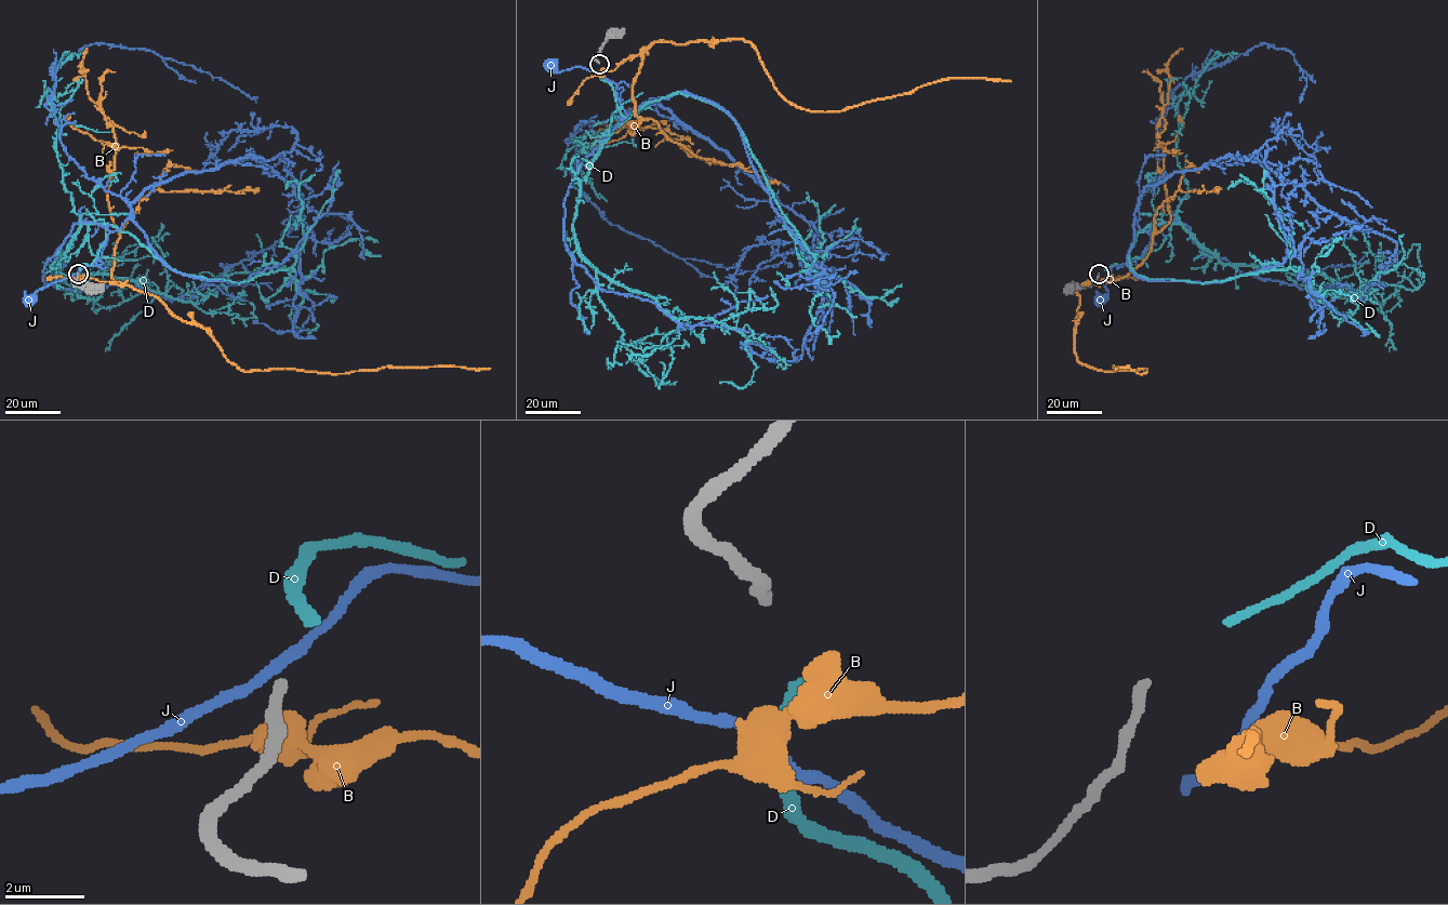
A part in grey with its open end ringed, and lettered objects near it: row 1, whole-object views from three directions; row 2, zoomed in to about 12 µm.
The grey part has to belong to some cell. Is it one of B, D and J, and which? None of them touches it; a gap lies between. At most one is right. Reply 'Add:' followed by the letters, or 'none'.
Add: D

